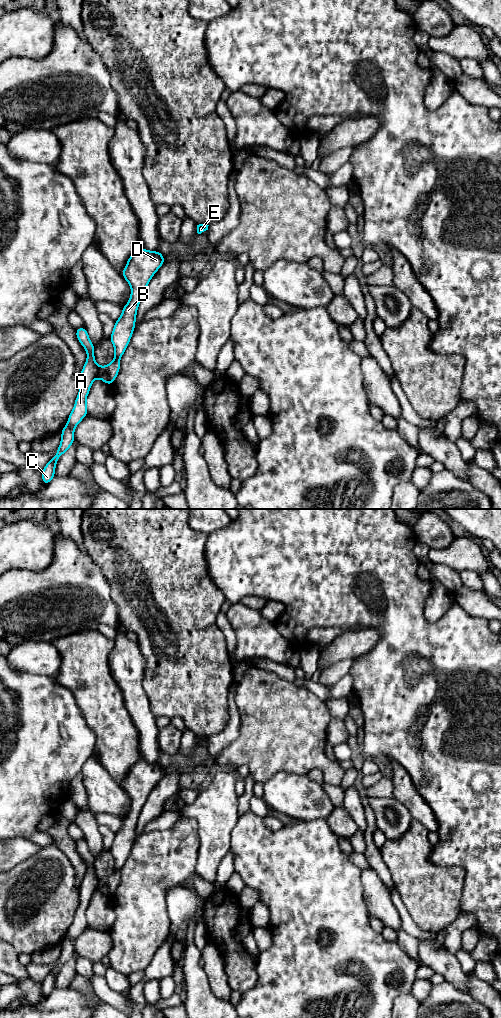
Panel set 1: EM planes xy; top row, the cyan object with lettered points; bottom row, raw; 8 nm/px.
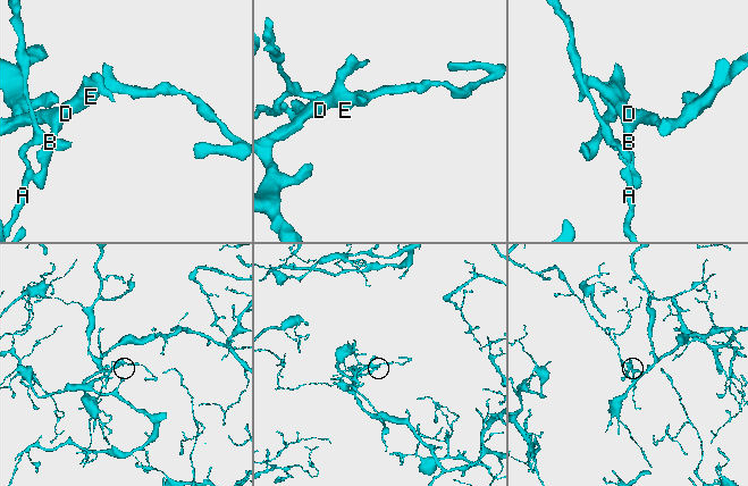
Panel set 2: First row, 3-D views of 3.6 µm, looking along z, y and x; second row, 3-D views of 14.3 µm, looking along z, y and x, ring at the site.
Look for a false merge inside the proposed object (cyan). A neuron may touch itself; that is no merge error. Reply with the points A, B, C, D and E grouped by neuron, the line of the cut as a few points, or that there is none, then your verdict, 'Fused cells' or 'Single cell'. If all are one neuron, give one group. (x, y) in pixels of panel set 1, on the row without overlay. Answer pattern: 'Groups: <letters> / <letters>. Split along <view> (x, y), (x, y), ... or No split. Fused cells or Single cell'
Groups: A C / B D E. Split along xy (100, 879), (97, 888). Fused cells

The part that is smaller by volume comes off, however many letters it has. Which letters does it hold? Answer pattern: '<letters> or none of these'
A, C

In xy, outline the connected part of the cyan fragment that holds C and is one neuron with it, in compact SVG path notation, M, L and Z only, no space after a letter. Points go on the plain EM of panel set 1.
M85 838L76 841L75 847L87 864L87 871L79 888L79 906L75 911L73 922L68 929L67 937L61 942L61 955L57 960L55 968L42 981L41 991L45 998L55 989L55 979L59 970L72 958L75 952L75 939L88 927L86 911L94 891L99 888L100 879L95 874L93 864L95 857L89 851Z

